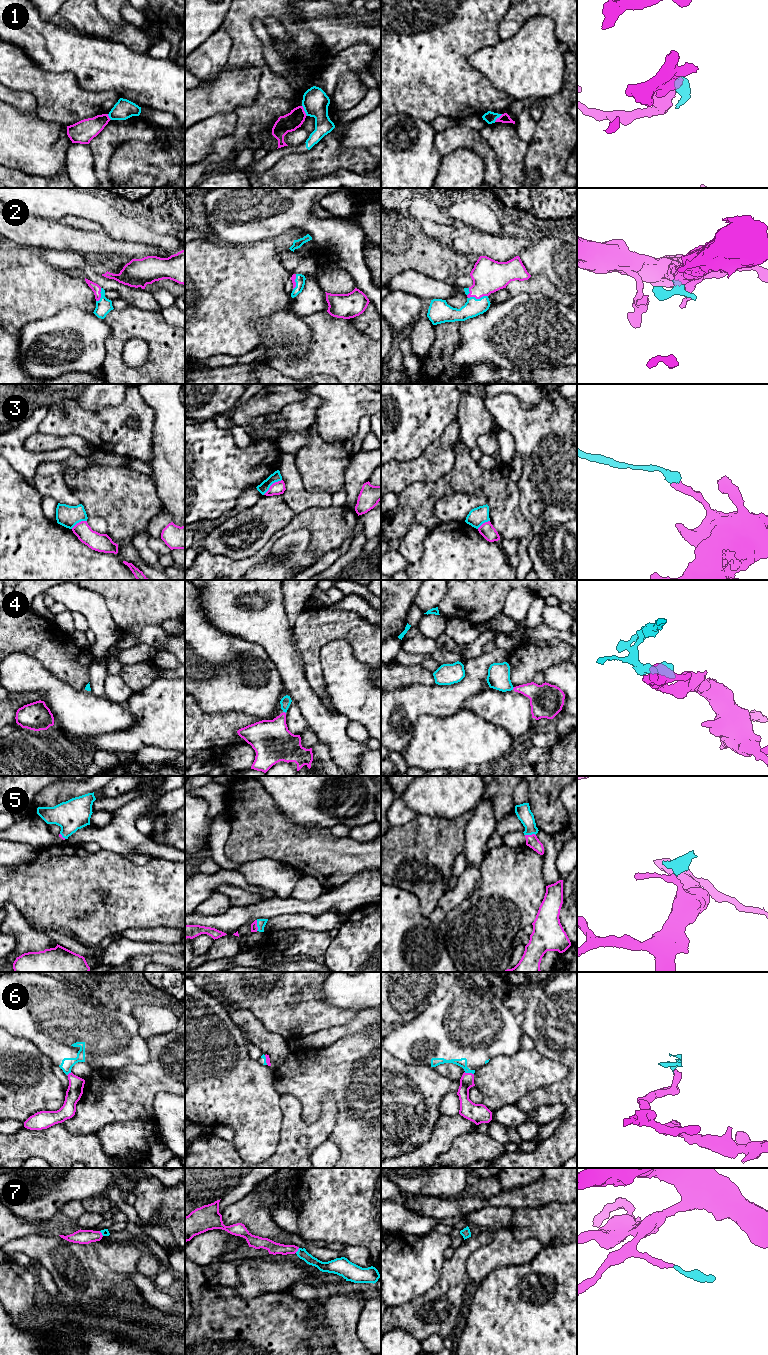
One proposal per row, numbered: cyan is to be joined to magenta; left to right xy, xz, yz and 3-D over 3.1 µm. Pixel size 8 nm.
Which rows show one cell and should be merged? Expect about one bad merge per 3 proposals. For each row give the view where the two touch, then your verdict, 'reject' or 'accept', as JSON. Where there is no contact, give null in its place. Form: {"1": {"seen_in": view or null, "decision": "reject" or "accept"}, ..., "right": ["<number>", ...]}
{"1": {"seen_in": "xz", "decision": "reject"}, "2": {"seen_in": "yz", "decision": "accept"}, "3": {"seen_in": "xz", "decision": "reject"}, "4": {"seen_in": "xz", "decision": "accept"}, "5": {"seen_in": "xz", "decision": "accept"}, "6": {"seen_in": "yz", "decision": "accept"}, "7": {"seen_in": "xz", "decision": "accept"}, "right": ["2", "4", "5", "6", "7"]}

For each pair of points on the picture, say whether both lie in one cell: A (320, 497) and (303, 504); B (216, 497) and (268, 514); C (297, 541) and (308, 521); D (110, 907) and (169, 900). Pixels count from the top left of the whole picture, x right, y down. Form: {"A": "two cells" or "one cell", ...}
{"A": "one cell", "B": "two cells", "C": "two cells", "D": "one cell"}

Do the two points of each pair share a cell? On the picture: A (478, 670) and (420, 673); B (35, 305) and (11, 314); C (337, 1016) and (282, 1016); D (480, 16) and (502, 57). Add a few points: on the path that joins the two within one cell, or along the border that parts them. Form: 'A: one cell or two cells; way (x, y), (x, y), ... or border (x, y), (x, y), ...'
A: two cells; border (434, 682), (431, 684), (413, 684), (411, 686)
B: one cell; way (29, 305), (20, 305), (17, 308)
C: one cell; way (323, 1016), (296, 1016)
D: two cells; border (500, 39), (494, 44), (483, 46), (473, 52)

